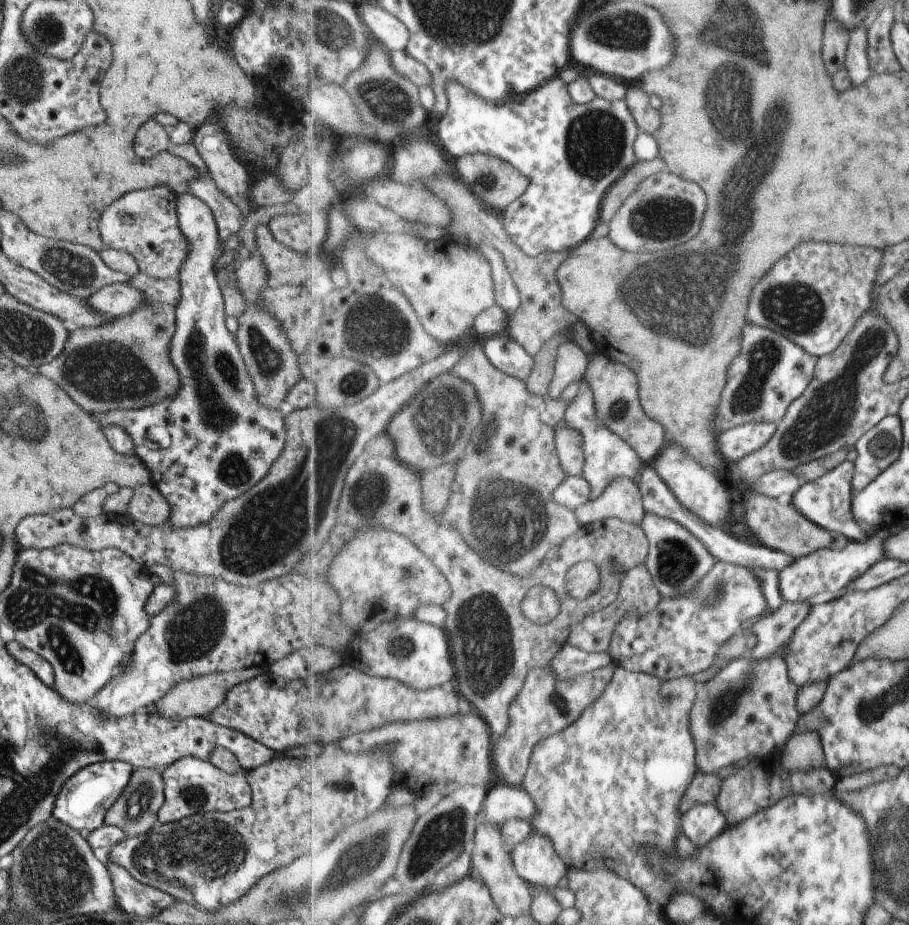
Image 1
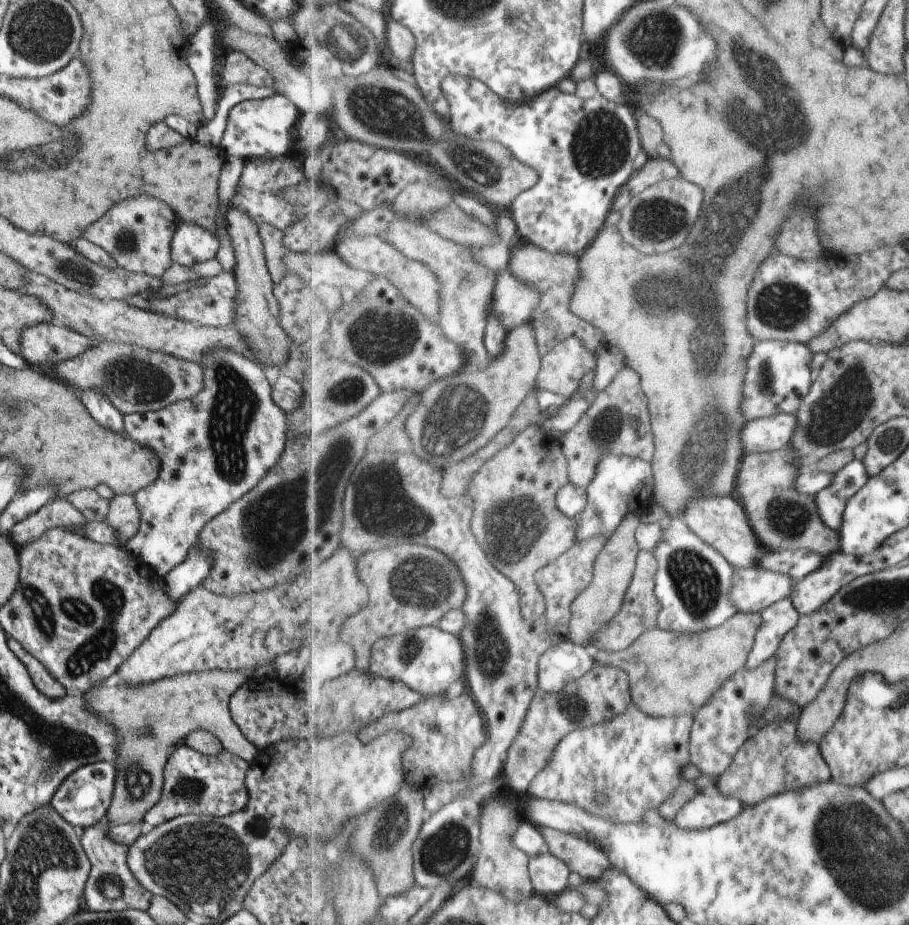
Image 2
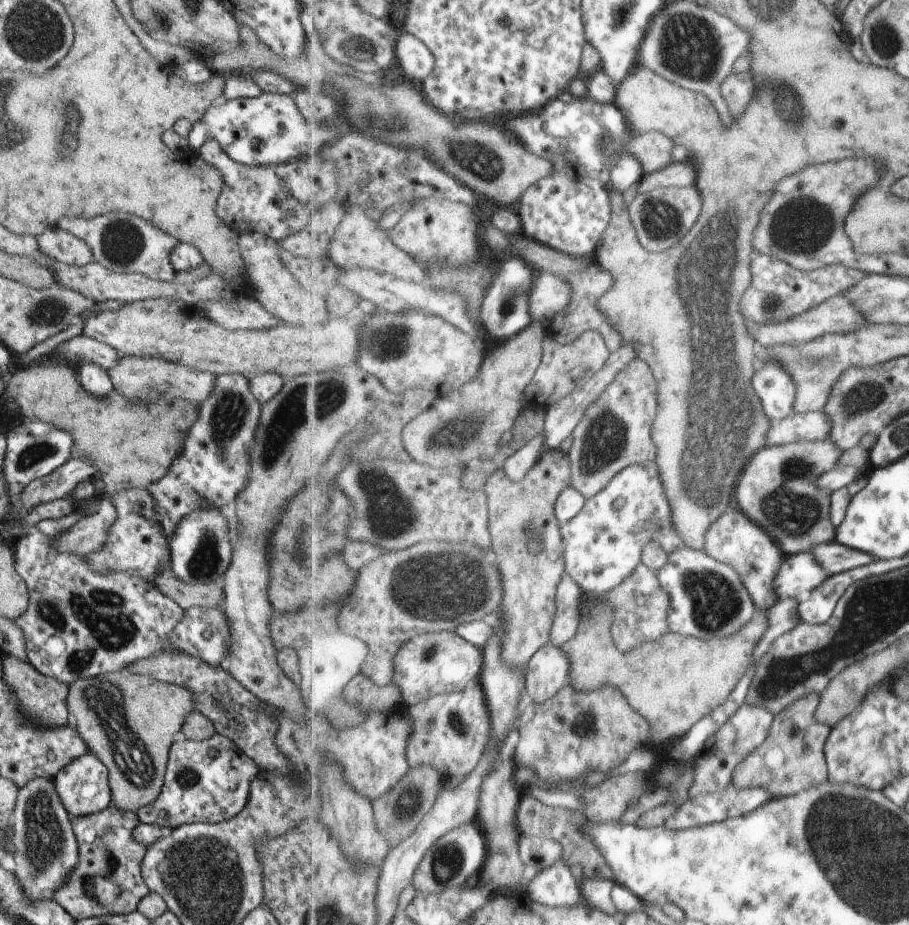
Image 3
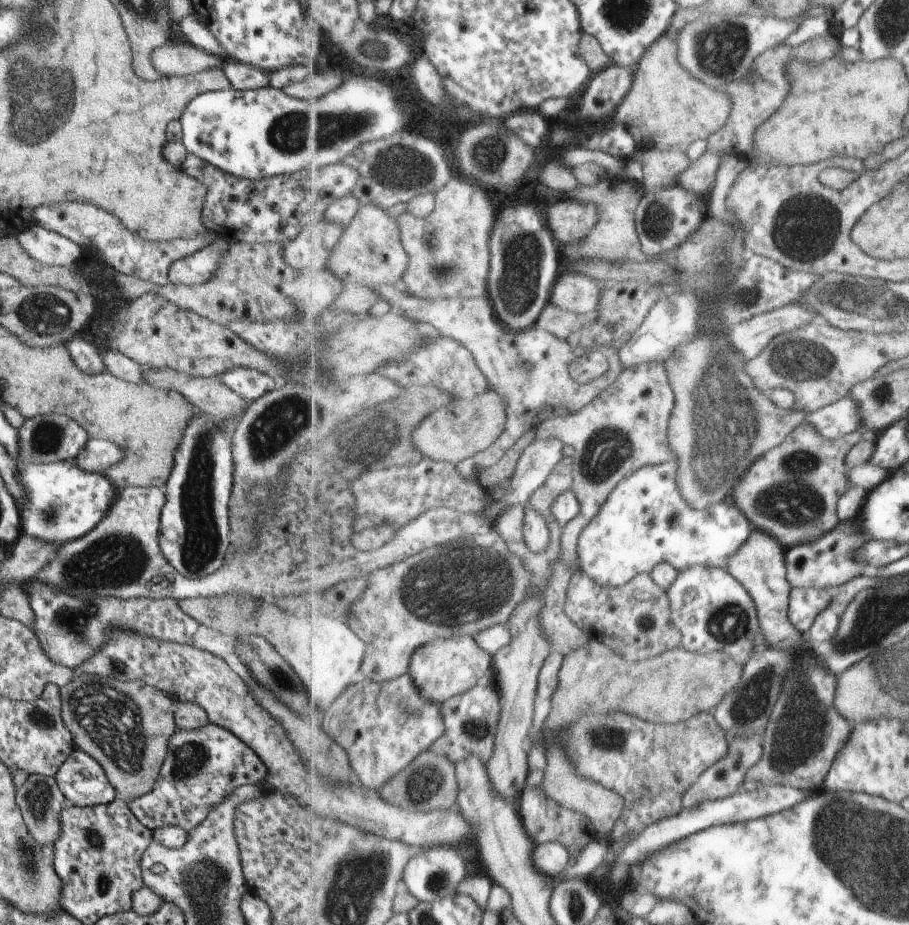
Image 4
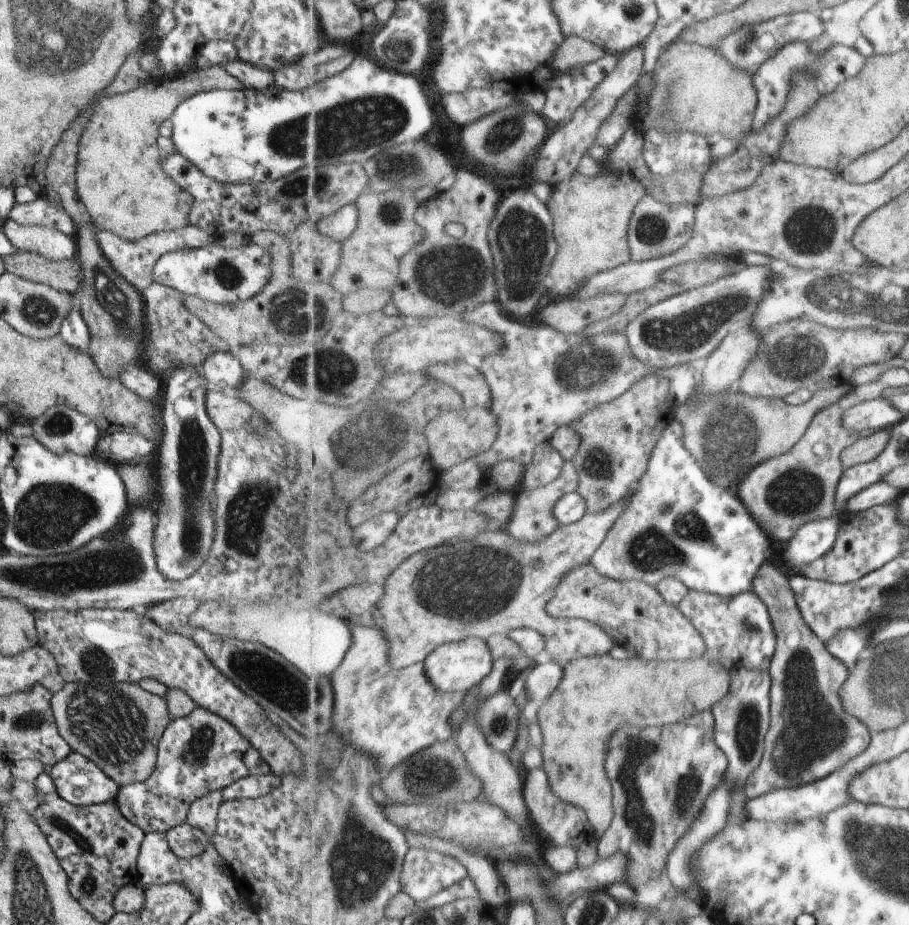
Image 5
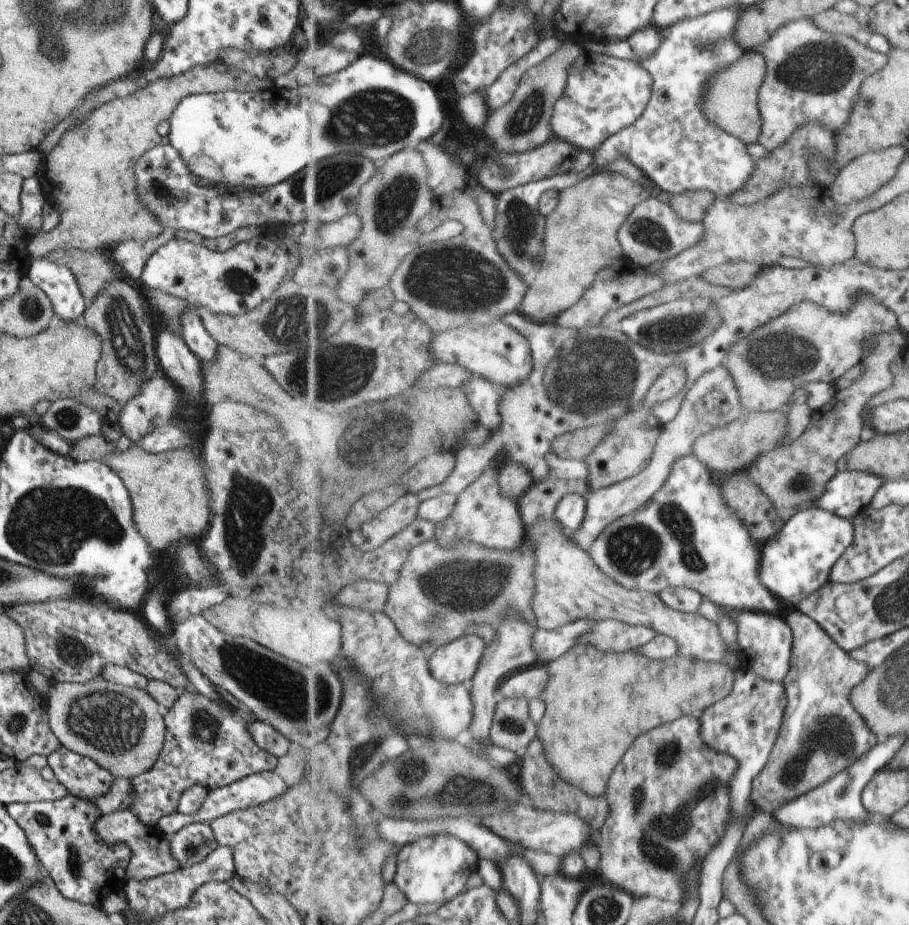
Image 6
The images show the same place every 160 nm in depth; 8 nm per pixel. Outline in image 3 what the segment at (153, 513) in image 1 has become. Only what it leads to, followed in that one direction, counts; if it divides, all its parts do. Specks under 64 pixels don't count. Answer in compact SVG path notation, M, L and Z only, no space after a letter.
M98 496L98 509L92 515L82 516L65 533L50 538L50 545L59 552L79 555L98 551L108 540L108 530L116 517L111 496Z

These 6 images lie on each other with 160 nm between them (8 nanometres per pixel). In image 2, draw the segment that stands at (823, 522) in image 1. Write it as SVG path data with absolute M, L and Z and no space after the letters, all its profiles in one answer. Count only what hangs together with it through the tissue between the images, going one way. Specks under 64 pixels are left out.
M853 460L835 474L832 483L820 490L815 497L823 522L839 531L844 521L847 503L869 482L866 464Z

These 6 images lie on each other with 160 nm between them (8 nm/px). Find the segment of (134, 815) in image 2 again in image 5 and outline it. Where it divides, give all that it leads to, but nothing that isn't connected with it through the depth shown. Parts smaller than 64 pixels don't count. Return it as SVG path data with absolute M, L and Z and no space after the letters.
M69 681L52 693L50 707L59 736L70 746L70 750L91 760L119 787L143 782L152 773L159 737L171 721L164 697L143 691L137 683L95 684Z

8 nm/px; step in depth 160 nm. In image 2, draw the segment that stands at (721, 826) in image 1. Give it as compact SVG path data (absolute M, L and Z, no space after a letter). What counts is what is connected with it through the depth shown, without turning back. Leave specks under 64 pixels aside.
M716 783L690 800L673 823L682 829L703 830L729 822L740 815L743 809L745 806L739 799L725 796Z

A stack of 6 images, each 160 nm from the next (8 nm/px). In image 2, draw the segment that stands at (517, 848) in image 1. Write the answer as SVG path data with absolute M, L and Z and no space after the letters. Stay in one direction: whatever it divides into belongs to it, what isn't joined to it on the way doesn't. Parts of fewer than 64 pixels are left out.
M543 852L530 859L530 875L534 890L540 896L555 896L567 886L570 868L551 852Z

